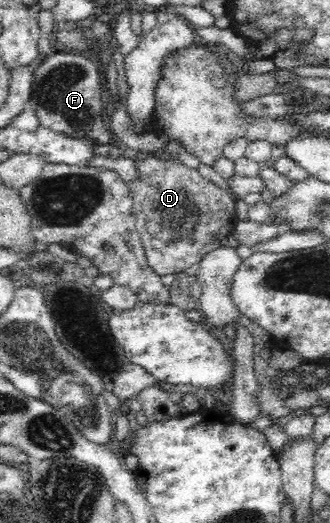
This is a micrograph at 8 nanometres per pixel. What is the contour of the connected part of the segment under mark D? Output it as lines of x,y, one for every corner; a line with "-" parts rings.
152,154
141,155
135,159
134,165
137,169
137,176
132,180
131,184
131,196
133,197
133,209
136,217
136,230
141,235
141,240
145,249
145,256
147,257
147,264
155,273
163,276
164,274
171,274
177,272
183,272
189,266
197,265
198,262
203,258
203,250
207,244
211,242
218,242
224,238
228,238
232,231
236,227
236,213
235,213
235,202
233,198
226,193
223,189
216,185
210,179
204,178
197,169
189,168
183,165
180,161
173,160
159,160
154,158

